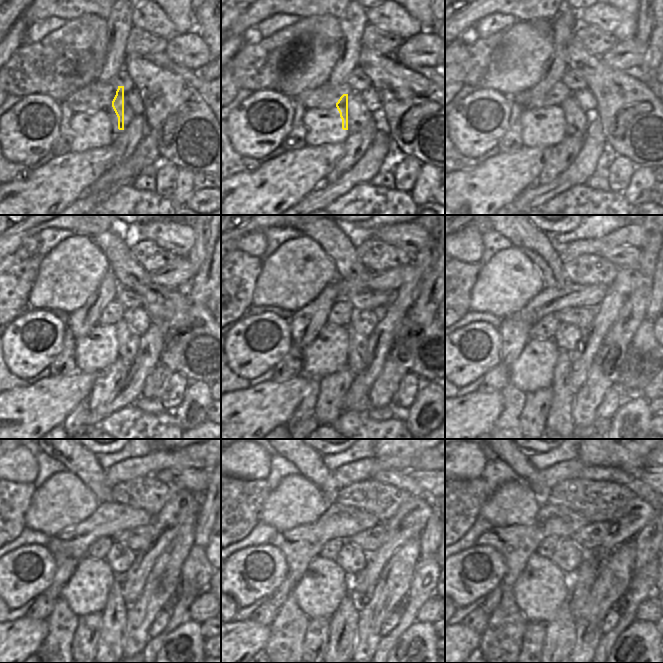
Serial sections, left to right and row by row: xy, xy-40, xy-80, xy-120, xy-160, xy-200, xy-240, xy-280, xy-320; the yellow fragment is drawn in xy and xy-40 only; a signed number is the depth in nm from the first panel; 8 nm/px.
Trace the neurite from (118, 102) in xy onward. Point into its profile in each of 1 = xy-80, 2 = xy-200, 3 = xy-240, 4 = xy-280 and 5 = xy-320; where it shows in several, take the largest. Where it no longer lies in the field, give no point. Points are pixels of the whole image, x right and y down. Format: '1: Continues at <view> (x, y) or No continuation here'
1: Continues at xy-80 (577, 120)
2: Continues at xy-200 (559, 418)
3: Continues at xy-240 (111, 641)
4: Continues at xy-280 (343, 623)
5: Continues at xy-320 (560, 639).

